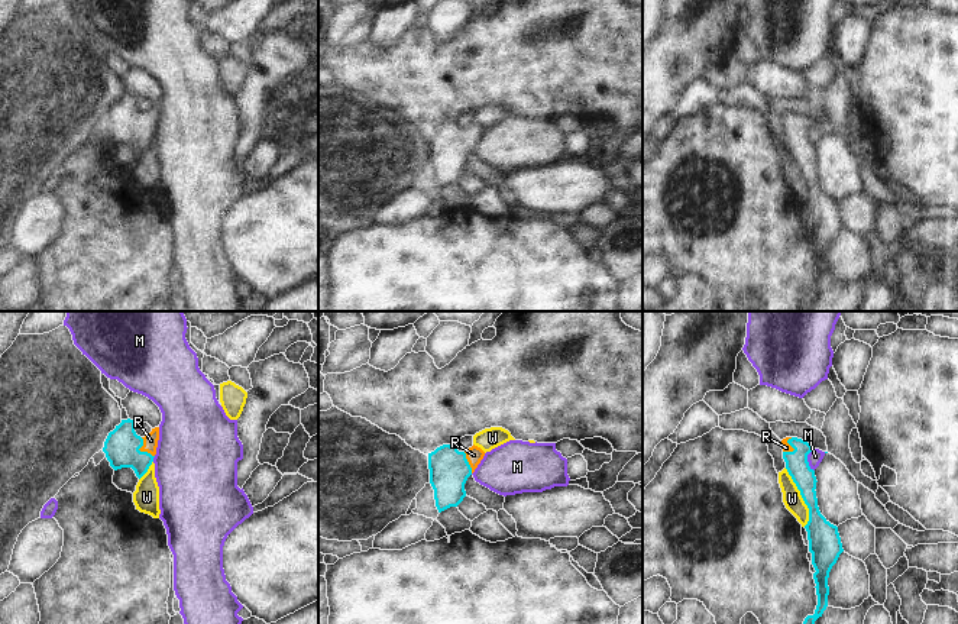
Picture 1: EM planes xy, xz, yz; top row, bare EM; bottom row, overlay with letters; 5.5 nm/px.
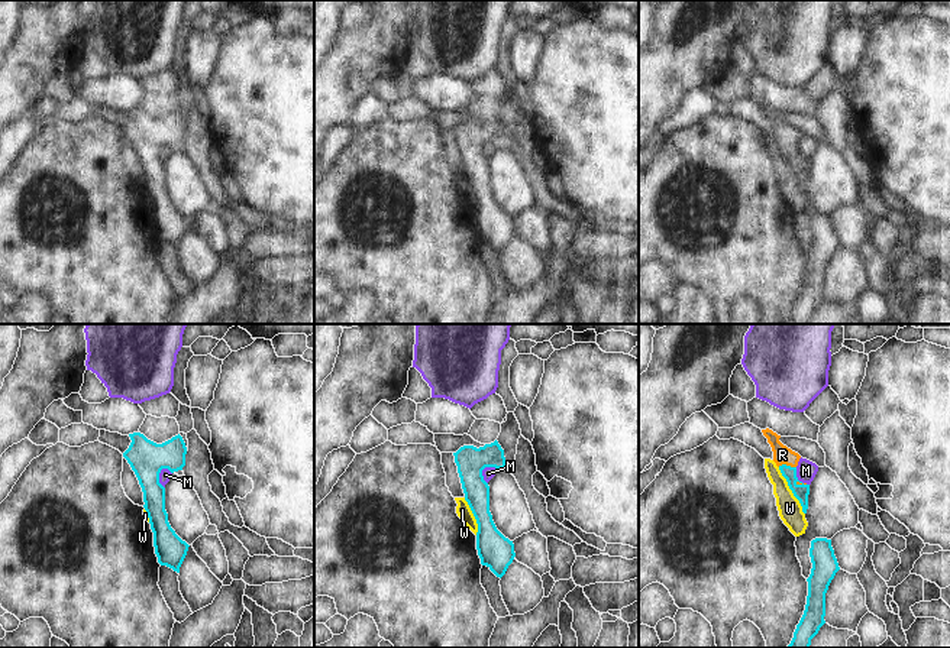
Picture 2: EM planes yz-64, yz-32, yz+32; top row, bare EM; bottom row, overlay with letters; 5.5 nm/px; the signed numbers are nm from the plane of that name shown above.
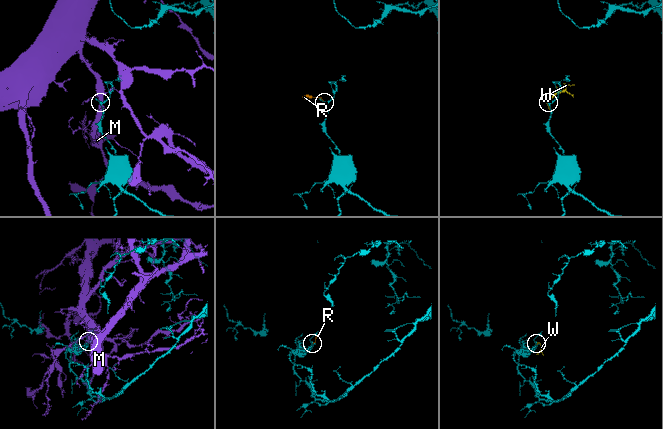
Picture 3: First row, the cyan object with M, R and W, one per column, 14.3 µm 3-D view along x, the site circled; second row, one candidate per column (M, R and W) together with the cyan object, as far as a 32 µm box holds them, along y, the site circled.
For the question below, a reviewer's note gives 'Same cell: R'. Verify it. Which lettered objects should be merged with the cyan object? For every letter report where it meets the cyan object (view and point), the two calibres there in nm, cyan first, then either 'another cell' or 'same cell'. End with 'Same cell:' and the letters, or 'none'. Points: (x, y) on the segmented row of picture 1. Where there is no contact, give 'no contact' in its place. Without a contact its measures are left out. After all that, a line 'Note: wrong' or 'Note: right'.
M: yz (806, 459) | 130/80 nm | another cell
R: xy (139, 450) | 190/80 nm | same cell
W: yz (802, 497) | 170/110 nm | another cell
Same cell: R
Note: right

